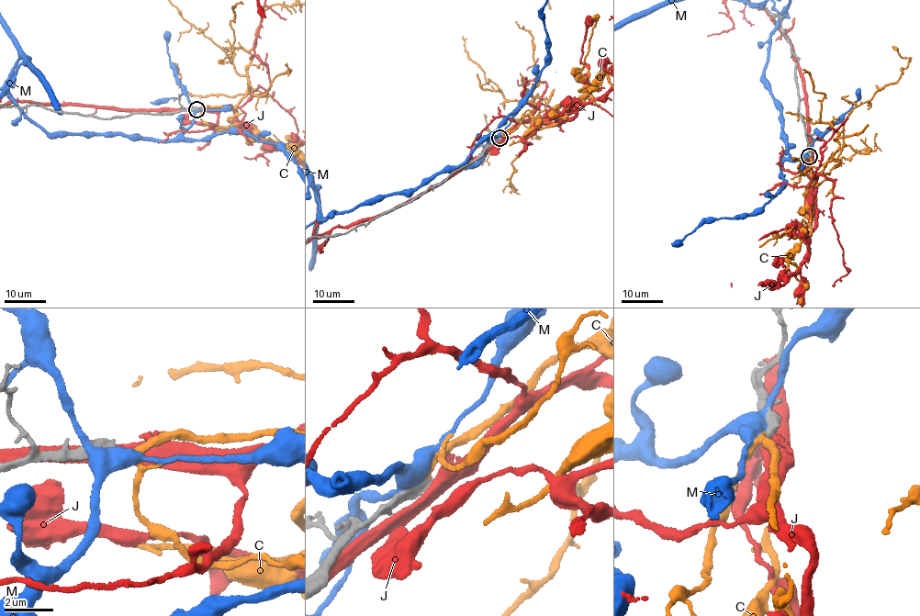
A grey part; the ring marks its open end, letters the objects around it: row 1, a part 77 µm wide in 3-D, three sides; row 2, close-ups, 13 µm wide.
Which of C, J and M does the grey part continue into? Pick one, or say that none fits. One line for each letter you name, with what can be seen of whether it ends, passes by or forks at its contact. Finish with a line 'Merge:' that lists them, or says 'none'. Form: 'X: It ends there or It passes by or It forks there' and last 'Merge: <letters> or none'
C: It passes by
Merge: C

